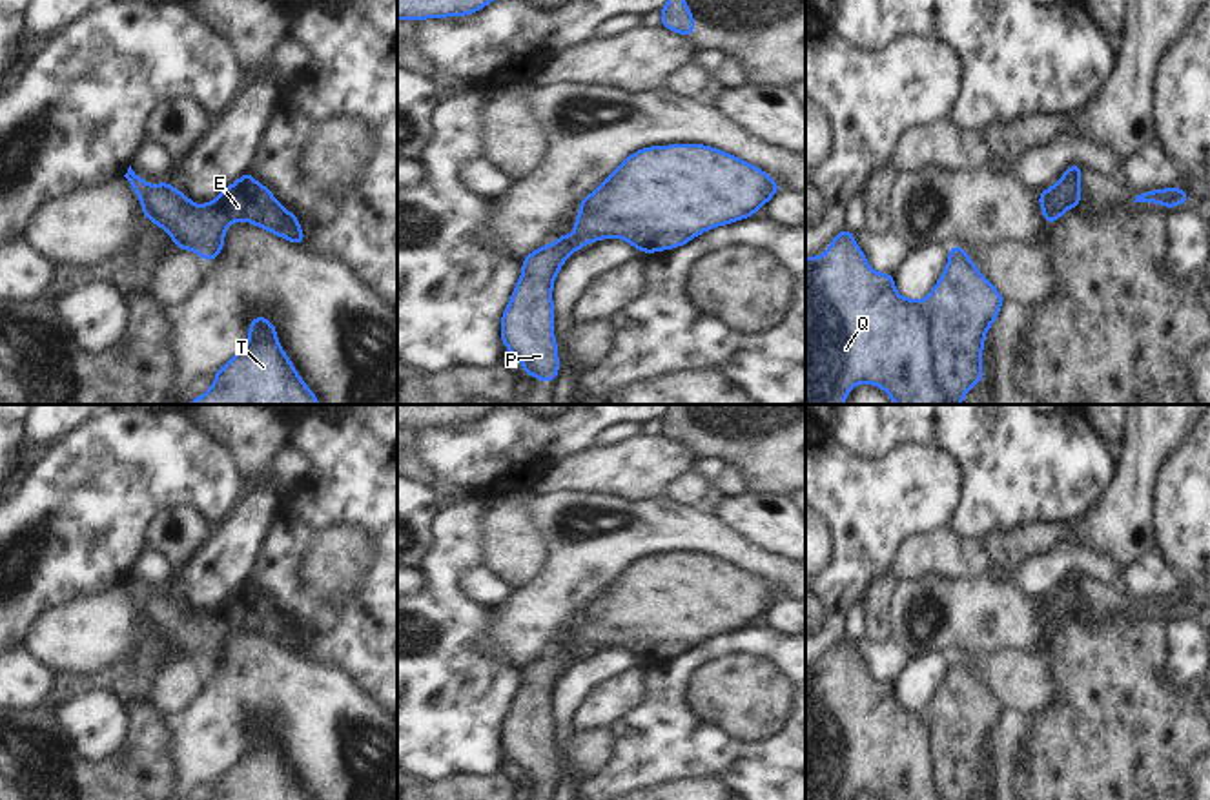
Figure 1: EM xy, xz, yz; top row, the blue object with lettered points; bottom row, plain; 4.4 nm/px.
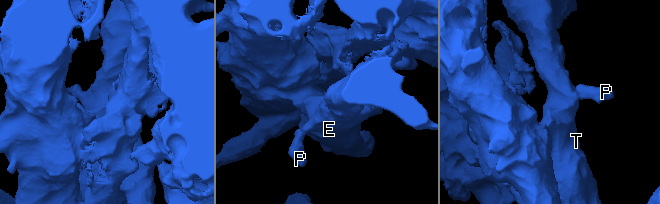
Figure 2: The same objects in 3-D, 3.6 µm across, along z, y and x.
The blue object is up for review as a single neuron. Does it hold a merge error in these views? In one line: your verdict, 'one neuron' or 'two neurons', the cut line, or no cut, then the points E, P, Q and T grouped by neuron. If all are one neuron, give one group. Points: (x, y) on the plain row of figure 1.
one neuron | no cut | E P Q T

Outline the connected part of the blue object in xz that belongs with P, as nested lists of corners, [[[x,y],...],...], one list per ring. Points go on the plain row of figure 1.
[[[676,552],[636,559],[579,610],[574,643],[559,643],[554,652],[541,654],[521,669],[523,682],[501,725],[505,756],[523,771],[530,785],[552,791],[559,778],[552,740],[552,691],[569,662],[609,645],[625,647],[645,662],[671,658],[705,638],[751,625],[778,598],[780,594],[760,576],[709,554]]]

